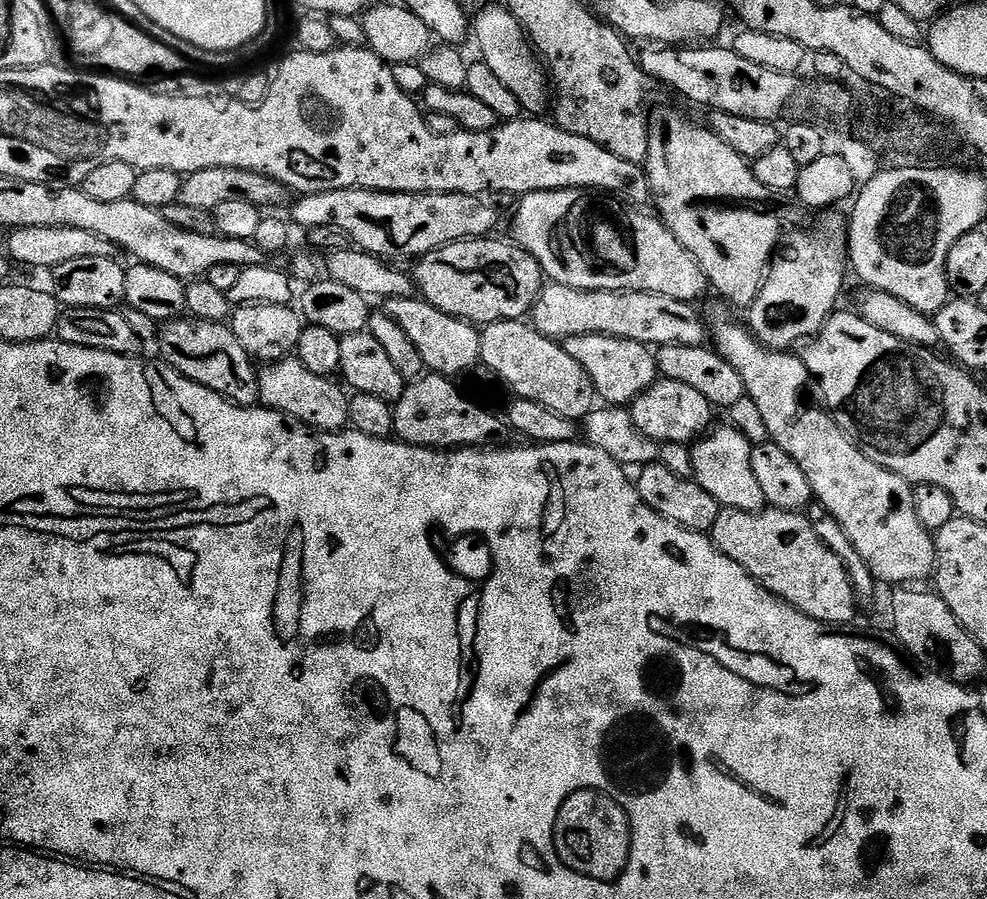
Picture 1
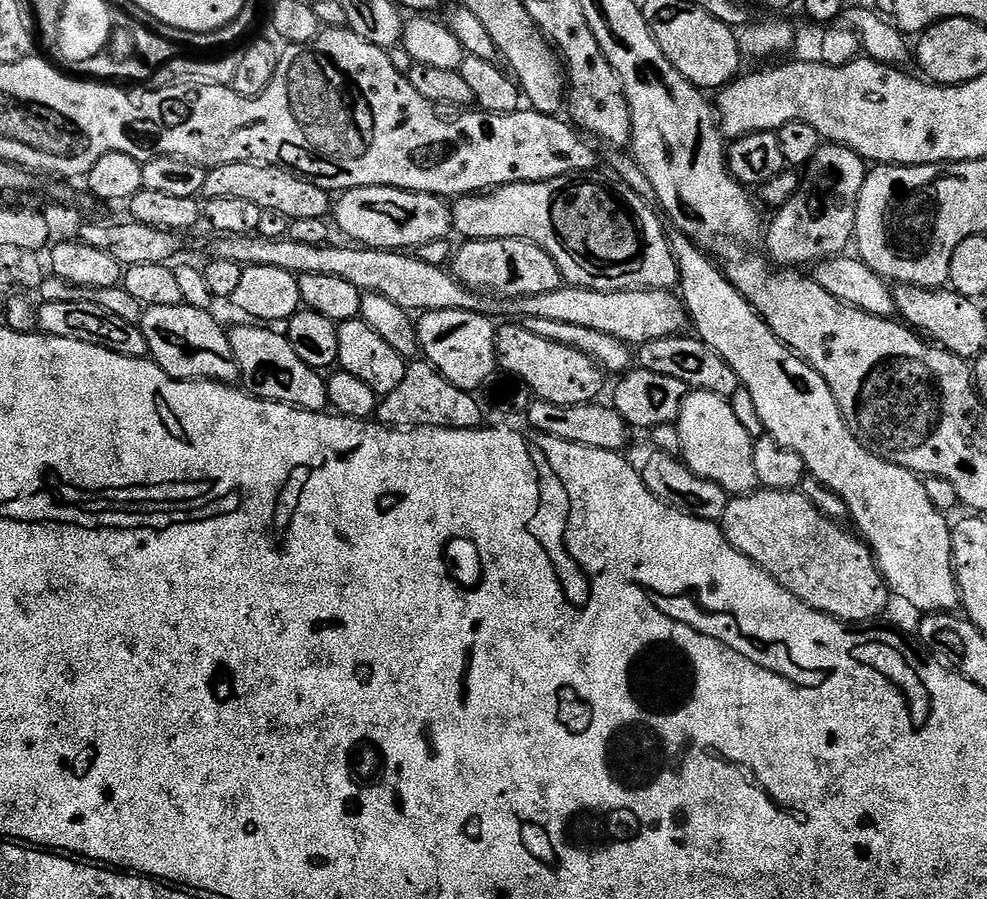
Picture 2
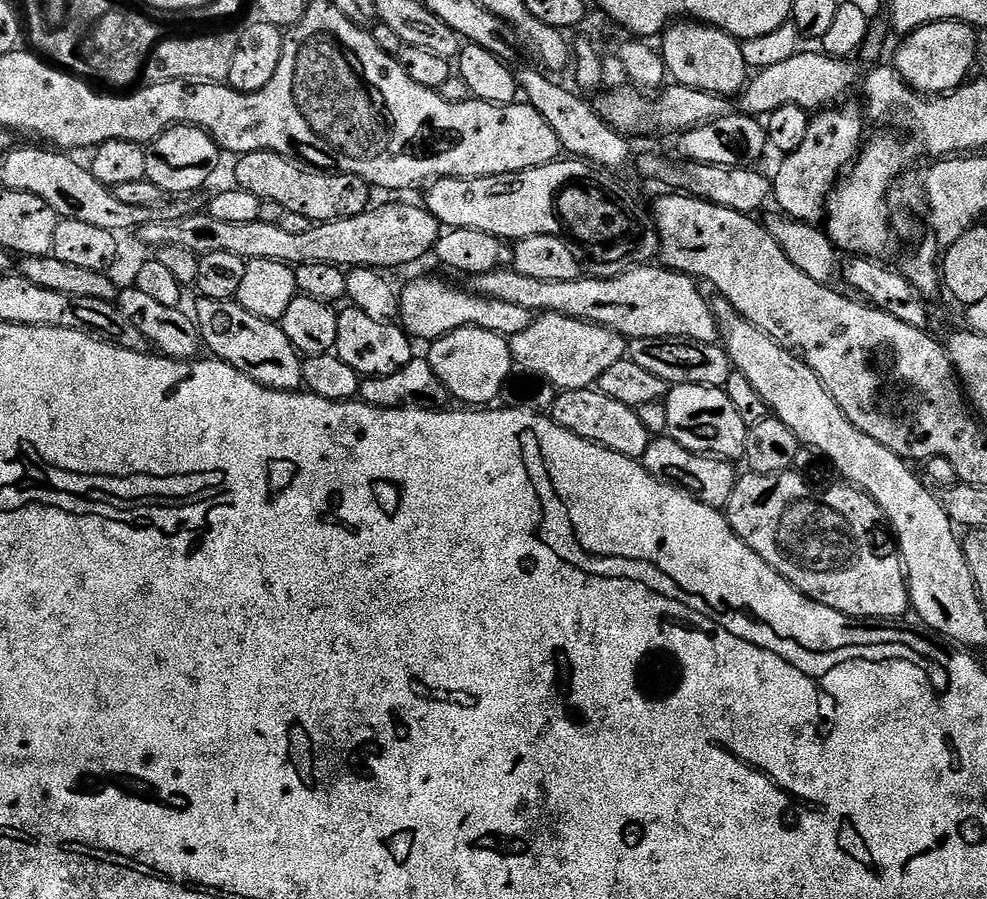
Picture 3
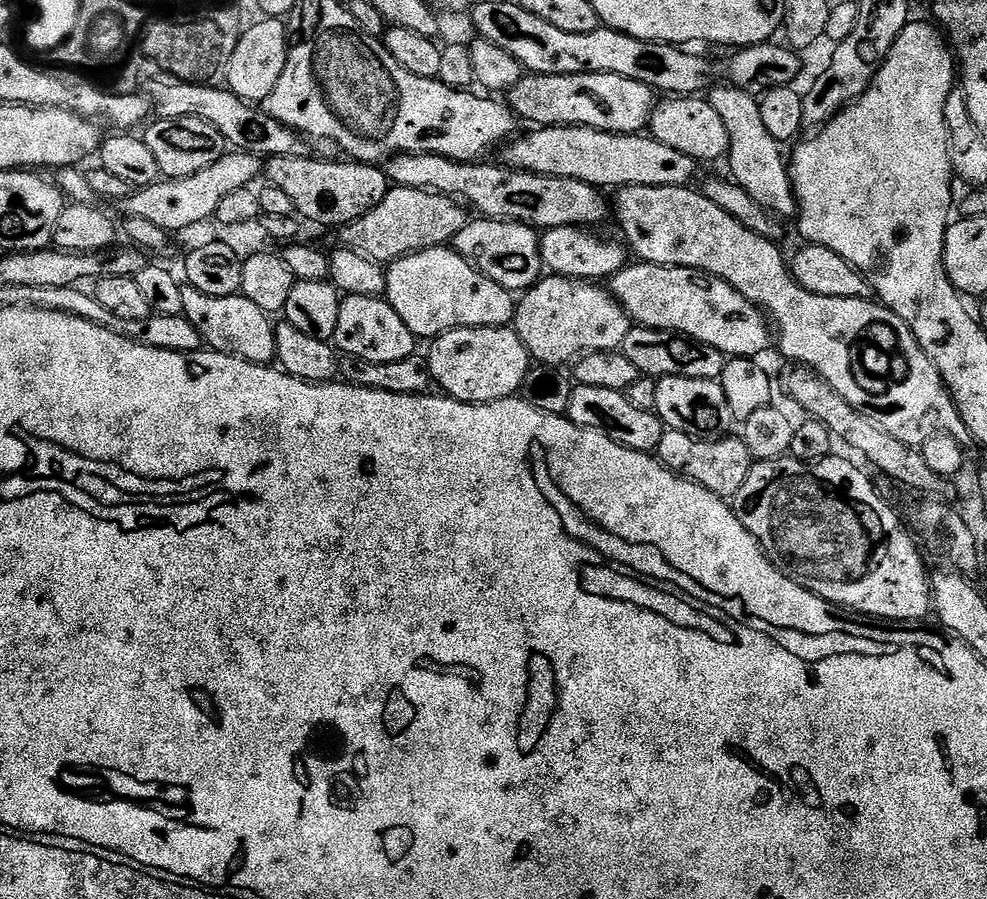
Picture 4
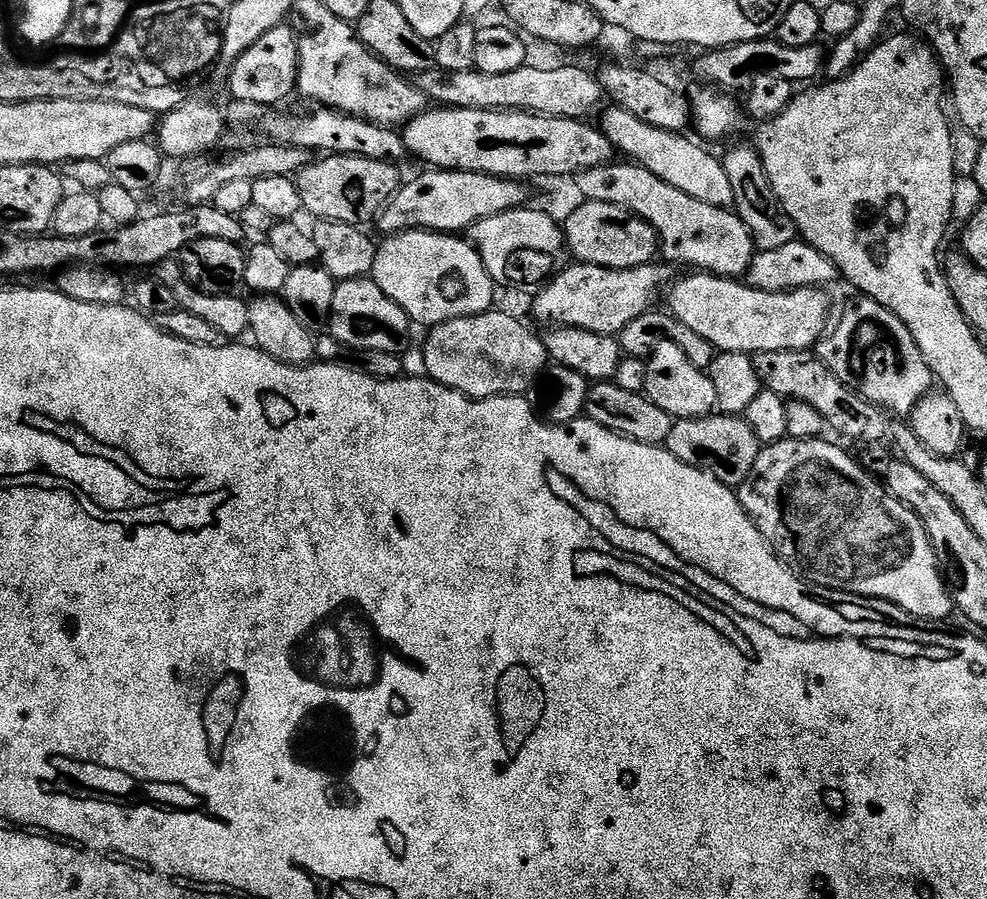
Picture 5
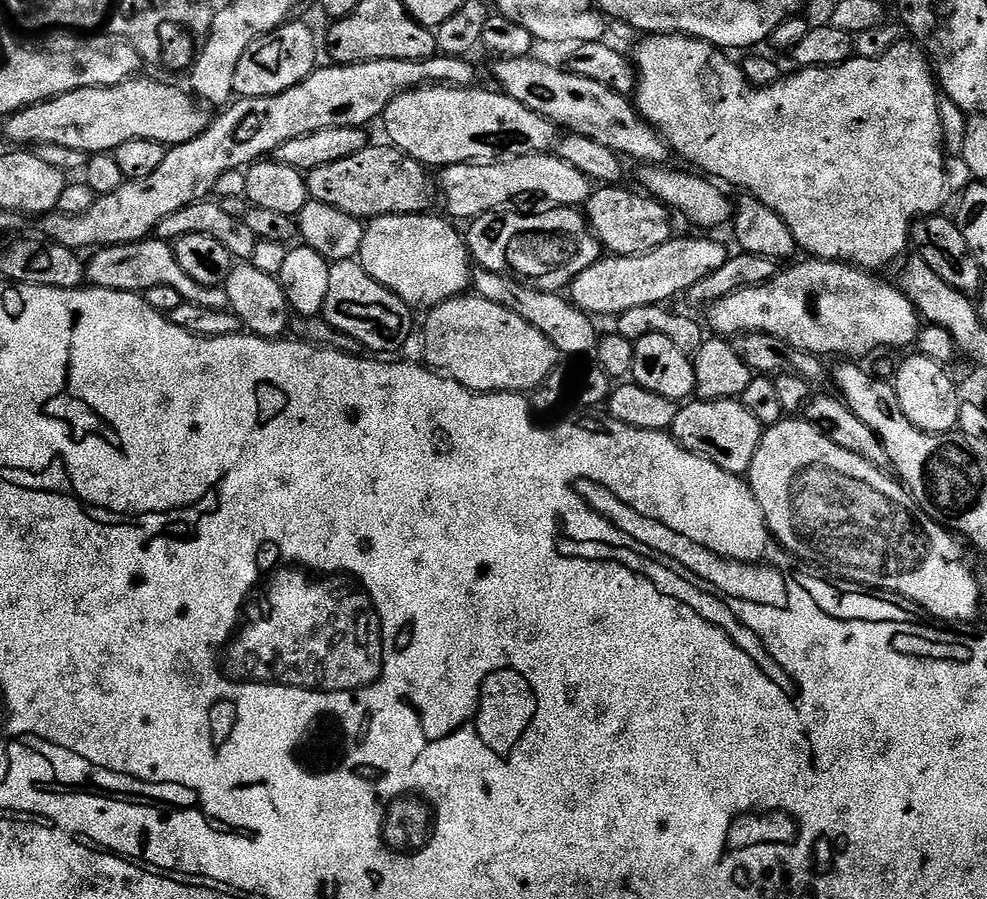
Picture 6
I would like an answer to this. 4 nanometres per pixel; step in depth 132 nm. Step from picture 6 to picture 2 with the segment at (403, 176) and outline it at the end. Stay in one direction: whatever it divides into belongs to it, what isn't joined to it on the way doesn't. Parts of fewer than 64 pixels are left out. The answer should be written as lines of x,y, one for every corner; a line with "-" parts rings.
255,160
230,162
226,166
207,169
207,173
202,193
204,200
246,198
246,202
254,202
254,206
286,214
289,222
298,218
323,220
334,208
333,197
326,189
289,169
281,168
278,164
261,164

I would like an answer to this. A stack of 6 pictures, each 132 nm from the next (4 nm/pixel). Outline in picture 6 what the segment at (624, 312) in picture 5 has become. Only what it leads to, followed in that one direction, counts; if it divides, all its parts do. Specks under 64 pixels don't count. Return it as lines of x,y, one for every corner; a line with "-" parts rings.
707,235
680,236
668,240
662,246
650,250
646,254
637,256
613,256
605,255
605,260
596,260
592,265
581,267
570,285
570,299
576,307
581,308
593,318
609,316
615,318
622,315
626,310
634,310
634,306
650,306
651,304
663,305
665,302
672,302
675,296
683,297
694,286
694,282
702,282
714,270
720,269
728,261
730,249
716,240
707,240

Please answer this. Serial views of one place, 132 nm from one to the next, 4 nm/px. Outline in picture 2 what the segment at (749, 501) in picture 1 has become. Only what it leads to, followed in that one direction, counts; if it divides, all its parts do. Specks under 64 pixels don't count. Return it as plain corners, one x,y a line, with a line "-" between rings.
689,391
680,411
678,427
682,434
680,456
694,474
722,486
729,497
747,496
757,491
754,474
754,438
738,422
731,399
713,392

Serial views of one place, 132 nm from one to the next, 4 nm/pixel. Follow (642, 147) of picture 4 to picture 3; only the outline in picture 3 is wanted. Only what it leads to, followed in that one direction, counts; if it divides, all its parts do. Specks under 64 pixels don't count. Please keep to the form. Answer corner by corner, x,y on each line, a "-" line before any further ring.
644,156
640,161
635,161
636,168
648,180
657,180
660,184
665,184
665,189
675,190
680,194
689,196
697,196
699,200
709,200
712,204
718,206
726,206
730,210
738,210
745,214
756,214
756,211
763,206
764,203
769,203
772,194
772,181
766,175
756,172
755,167
739,168
738,166
722,166
721,164
697,164
695,160
687,158
679,158
680,160
667,160
664,156

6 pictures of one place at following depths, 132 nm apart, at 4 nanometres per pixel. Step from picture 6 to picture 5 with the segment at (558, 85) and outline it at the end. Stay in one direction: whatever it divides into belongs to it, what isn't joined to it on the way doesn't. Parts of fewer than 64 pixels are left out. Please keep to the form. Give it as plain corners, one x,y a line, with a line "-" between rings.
615,106
605,107
599,120
598,127
612,143
613,149
619,153
621,151
626,155
623,157
629,161
650,170
650,174
674,186
674,190
682,190
682,194
690,194
690,198
698,198
698,202
706,202
706,206
726,209
733,207
734,190
730,186
730,174
726,174
723,159
719,155
715,156
714,153
707,152
703,148
705,145
697,142
691,135
688,137
684,132
658,130
658,126
650,126
642,122
642,118
634,118
630,110

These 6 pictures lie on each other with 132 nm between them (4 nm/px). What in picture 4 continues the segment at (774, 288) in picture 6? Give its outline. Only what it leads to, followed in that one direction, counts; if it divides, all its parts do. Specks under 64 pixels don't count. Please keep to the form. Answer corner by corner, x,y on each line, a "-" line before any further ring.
632,262
611,277
610,291
637,325
667,332
681,332
683,336
710,342
710,346
722,350
725,357
756,358
761,355
759,352
764,352
768,348
770,324
765,313
742,294
738,294
738,290
734,290
727,282
710,276
707,272
698,272
695,268
665,268
662,264

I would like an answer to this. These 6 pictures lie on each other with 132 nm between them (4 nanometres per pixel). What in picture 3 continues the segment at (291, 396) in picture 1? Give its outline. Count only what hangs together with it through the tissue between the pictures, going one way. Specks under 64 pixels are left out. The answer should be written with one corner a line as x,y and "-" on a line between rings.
200,296
197,299
194,319
200,327
200,338
217,360
225,360
230,366
242,370
254,382
279,392
297,391
304,383
304,360
296,347
286,338
279,323
263,320
246,310
235,299
215,300

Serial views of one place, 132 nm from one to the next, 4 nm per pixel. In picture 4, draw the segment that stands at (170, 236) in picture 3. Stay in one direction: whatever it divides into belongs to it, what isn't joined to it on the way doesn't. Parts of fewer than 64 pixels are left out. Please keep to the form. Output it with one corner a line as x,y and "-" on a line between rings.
392,186
378,206
374,206
359,220
353,220
339,229
339,243
343,247
365,252
375,260
391,262
412,252
451,245
458,230
462,230
466,223
463,210
453,197
442,196
439,192
429,192
427,188

